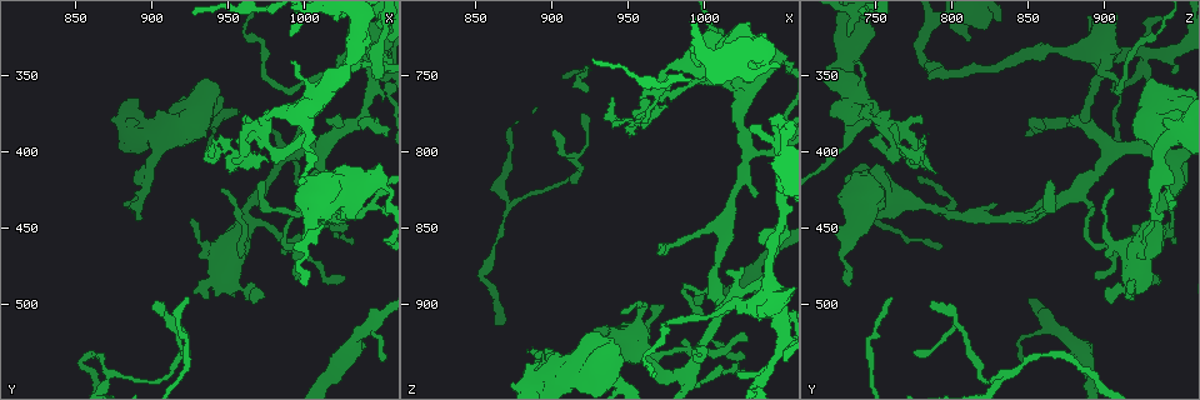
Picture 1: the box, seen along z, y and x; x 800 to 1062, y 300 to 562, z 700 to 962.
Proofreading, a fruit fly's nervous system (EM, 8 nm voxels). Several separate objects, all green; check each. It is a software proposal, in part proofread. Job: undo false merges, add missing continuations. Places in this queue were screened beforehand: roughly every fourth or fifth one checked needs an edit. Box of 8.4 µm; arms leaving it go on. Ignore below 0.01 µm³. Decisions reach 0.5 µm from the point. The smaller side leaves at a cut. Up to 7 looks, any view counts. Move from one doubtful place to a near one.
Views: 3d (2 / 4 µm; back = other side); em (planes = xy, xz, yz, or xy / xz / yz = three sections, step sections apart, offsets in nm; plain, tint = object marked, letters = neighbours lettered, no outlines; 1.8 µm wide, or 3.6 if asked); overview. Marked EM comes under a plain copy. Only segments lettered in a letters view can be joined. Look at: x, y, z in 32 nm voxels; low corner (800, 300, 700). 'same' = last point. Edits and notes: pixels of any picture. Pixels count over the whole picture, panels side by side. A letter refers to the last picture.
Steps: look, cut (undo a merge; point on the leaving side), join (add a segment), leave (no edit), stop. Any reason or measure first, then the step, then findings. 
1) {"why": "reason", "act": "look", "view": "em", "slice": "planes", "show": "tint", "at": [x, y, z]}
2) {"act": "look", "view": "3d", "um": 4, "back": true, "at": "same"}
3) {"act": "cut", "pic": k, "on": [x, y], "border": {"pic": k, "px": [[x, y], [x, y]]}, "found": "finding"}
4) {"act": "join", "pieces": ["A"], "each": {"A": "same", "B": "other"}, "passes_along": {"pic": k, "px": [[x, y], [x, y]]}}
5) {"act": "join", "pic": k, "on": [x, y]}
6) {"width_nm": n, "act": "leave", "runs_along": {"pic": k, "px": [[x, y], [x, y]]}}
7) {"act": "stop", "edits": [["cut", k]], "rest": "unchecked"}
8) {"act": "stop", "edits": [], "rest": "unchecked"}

{"why": "sharp bend", "act": "look", "view": "3d", "um": 4, "at": [974, 380, 754]}

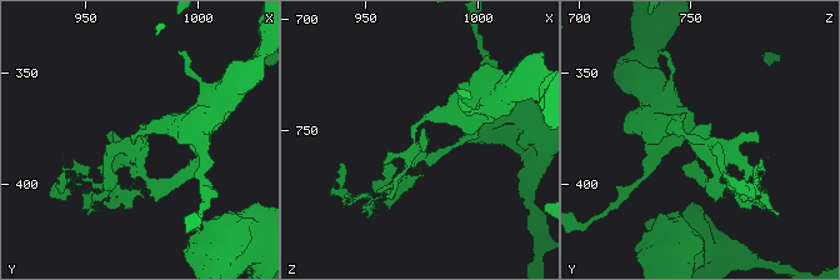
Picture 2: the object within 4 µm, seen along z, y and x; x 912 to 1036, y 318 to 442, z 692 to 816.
{"act": "look", "view": "em", "slice": "planes", "show": "tint", "at": [975, 379, 754]}

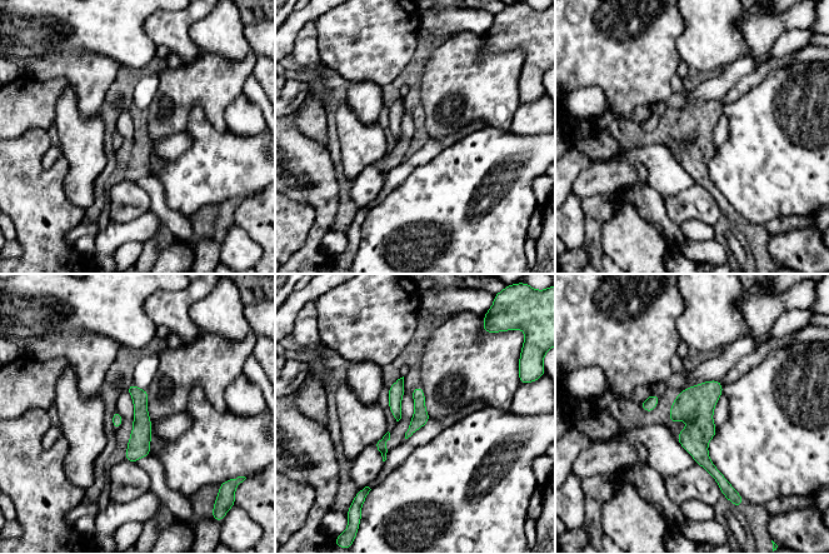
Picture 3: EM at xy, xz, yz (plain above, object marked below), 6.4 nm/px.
{"act": "look", "view": "em", "slice": "planes", "show": "letters", "at": "same"}

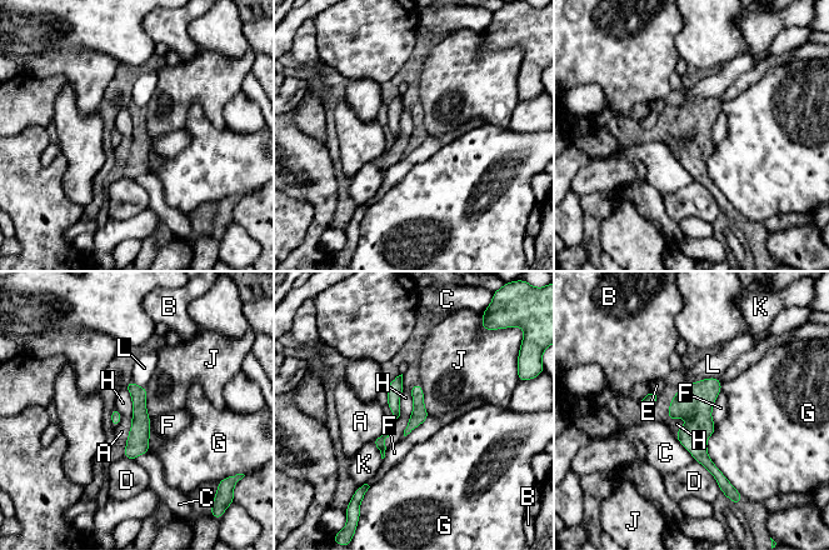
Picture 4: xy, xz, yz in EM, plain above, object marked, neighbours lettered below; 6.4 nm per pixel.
{"width_nm": 100, "longest_contact_nm": ["G", 420], "act": "leave", "each": {"A": "other", "B": "other", "C": "other", "D": "other", "E": "other", "F": "other", "G": "other", "H": "other", "J": "other", "K": "other", "L": "other"}, "found": "one neuron here"}

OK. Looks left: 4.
{"why": "a narrow waist", "act": "look", "view": "3d", "um": 2, "at": [980, 438, 860]}

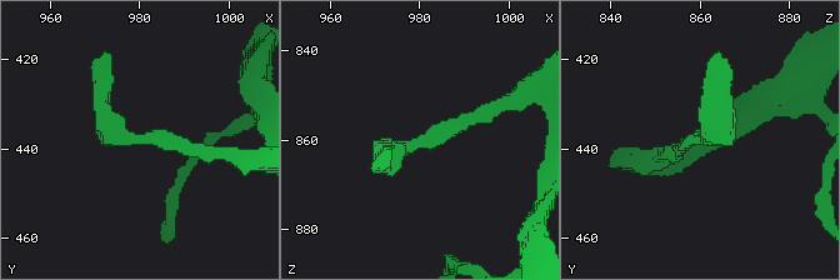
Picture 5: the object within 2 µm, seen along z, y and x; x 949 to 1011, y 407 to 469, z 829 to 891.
{"why": "now the EM", "act": "look", "view": "em", "slice": "planes", "show": "tint", "at": [977, 437, 861]}

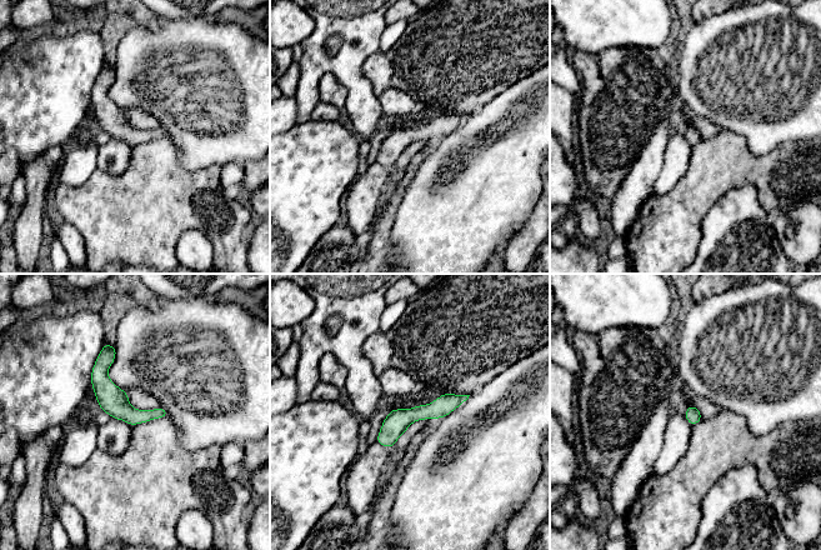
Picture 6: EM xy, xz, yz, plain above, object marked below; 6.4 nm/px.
{"act": "look", "view": "em", "slice": "planes", "show": "letters", "at": "same"}

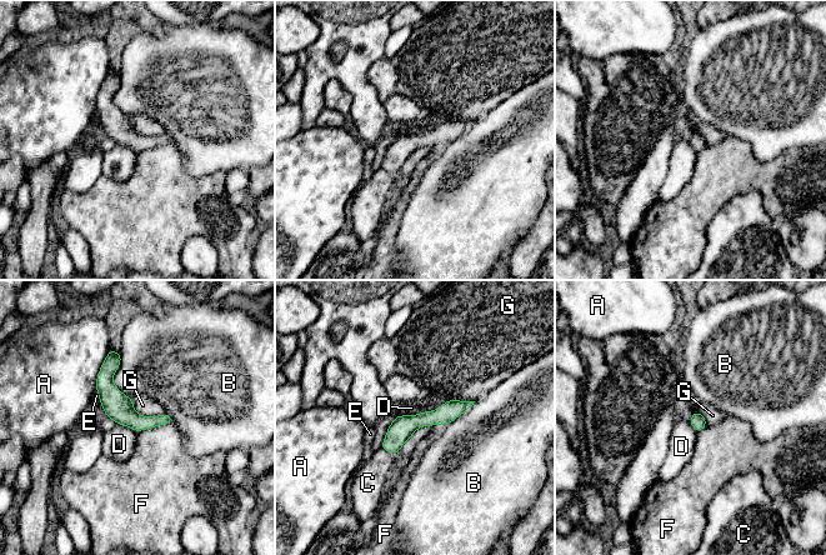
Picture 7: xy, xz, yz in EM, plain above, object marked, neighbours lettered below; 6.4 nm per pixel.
{"act": "leave", "each": {"A": "other", "B": "other", "C": "other", "D": "other", "E": "other", "F": "other", "G": "other"}, "border": {"pic": 7, "px": [[116, 423], [130, 426], [136, 433]]}, "found": "continuous, no second neuron"}

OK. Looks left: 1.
{"act": "stop", "edits": [], "rest": "unchecked"}

